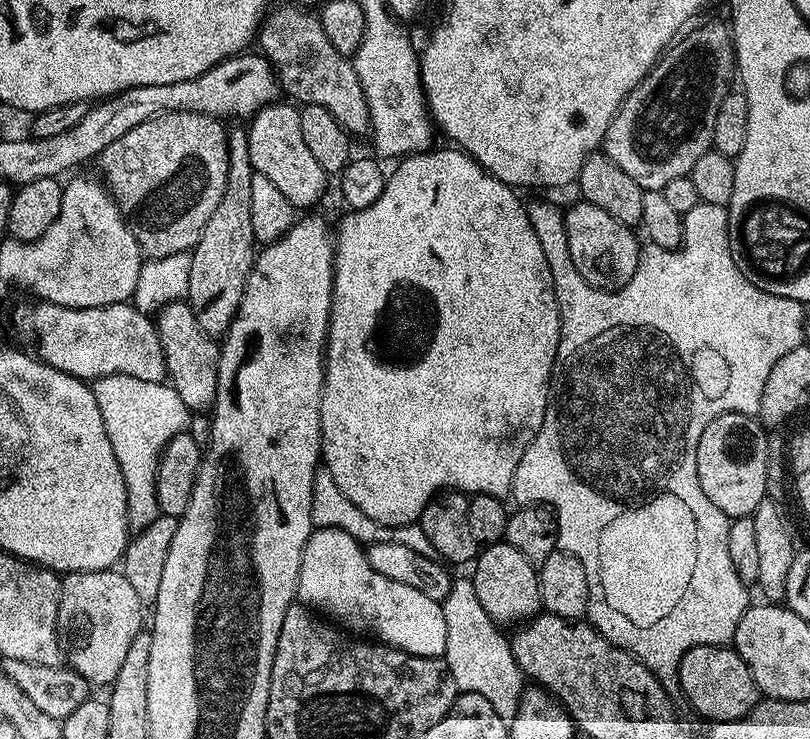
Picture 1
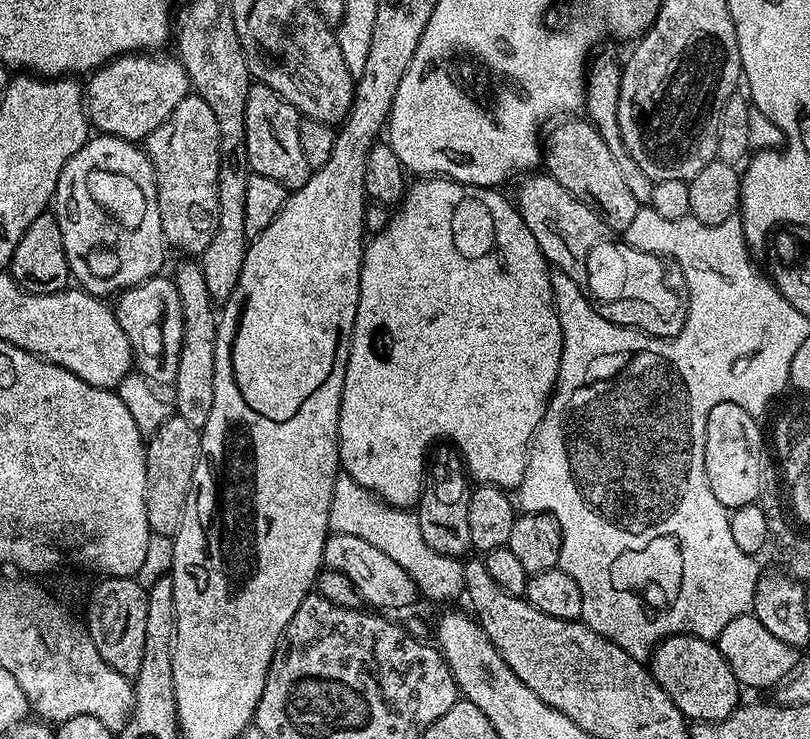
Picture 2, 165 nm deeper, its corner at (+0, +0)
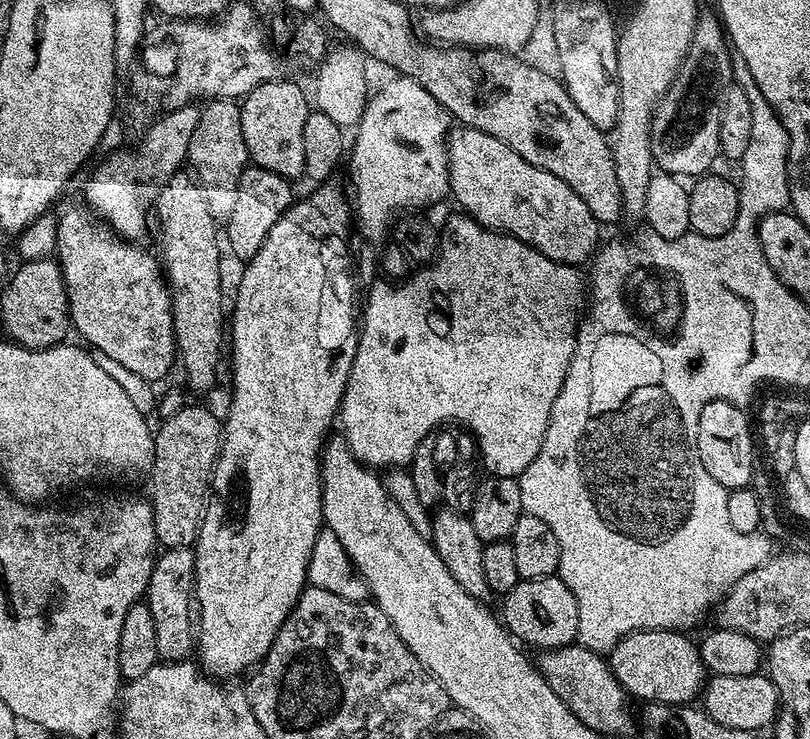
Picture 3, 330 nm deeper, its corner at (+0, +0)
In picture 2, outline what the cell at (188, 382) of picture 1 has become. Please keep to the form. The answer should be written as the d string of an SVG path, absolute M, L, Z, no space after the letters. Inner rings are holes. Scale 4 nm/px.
M167 275L152 276L115 297L118 326L132 347L134 368L153 385L172 386L178 374L179 350L183 342L182 302L175 284Z

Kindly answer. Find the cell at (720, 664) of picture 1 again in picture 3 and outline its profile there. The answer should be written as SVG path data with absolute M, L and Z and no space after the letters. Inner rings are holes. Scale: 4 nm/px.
M649 628L643 632L632 632L629 636L623 636L610 653L610 663L614 678L623 686L629 697L640 699L640 702L654 704L671 704L673 706L688 706L692 700L701 695L706 683L706 669L700 657L699 647L687 640L685 633L680 630L667 628Z

